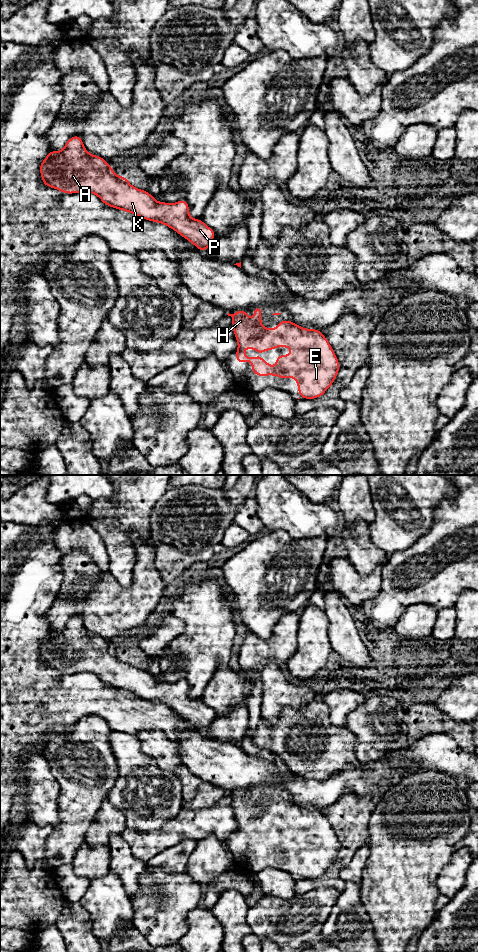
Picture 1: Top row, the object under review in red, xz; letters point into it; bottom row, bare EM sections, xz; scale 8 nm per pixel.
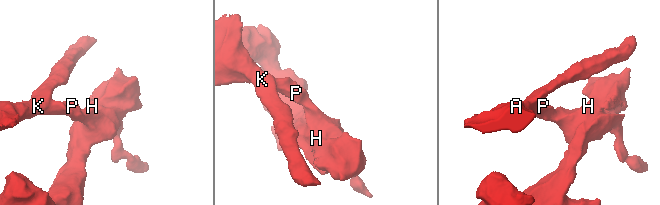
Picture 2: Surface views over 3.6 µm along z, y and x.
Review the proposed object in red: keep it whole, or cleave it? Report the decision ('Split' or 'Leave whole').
Leave whole

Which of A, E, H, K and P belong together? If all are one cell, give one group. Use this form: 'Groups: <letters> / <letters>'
Groups: A E H K P

